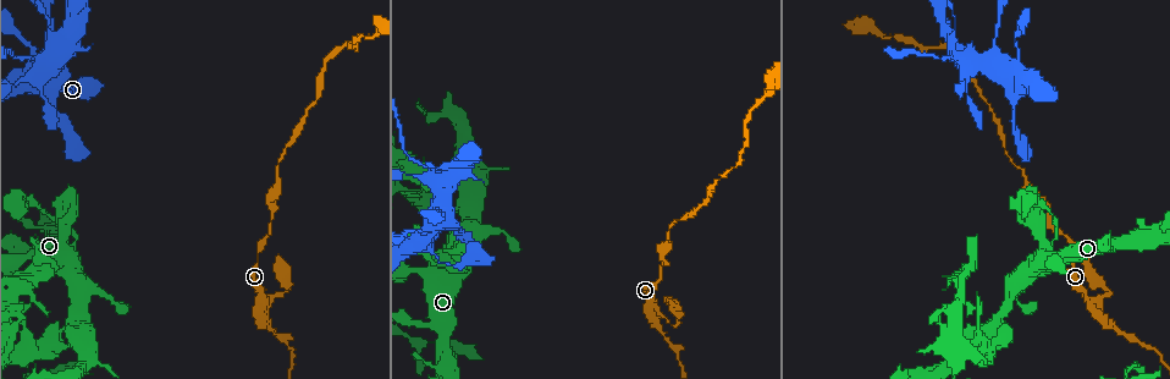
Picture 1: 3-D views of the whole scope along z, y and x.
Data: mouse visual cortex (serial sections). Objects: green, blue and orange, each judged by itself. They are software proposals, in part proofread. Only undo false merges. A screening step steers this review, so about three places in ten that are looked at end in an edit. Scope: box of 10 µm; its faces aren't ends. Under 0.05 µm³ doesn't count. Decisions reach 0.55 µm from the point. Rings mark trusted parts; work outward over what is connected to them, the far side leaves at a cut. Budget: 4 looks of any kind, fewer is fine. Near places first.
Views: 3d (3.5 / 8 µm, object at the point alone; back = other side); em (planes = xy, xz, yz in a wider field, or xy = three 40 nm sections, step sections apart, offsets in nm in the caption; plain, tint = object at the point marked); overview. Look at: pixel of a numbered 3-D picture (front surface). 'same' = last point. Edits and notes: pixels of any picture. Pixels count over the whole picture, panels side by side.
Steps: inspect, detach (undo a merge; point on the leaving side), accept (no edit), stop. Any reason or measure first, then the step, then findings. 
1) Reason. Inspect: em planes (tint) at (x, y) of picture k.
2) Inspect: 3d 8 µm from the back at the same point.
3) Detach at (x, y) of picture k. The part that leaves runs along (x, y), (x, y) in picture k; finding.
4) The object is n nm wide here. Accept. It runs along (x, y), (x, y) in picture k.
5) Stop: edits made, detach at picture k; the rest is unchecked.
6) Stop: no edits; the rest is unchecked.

Four-way junction. Inspect: 3d 3.5 µm at (62, 251) of picture 1.

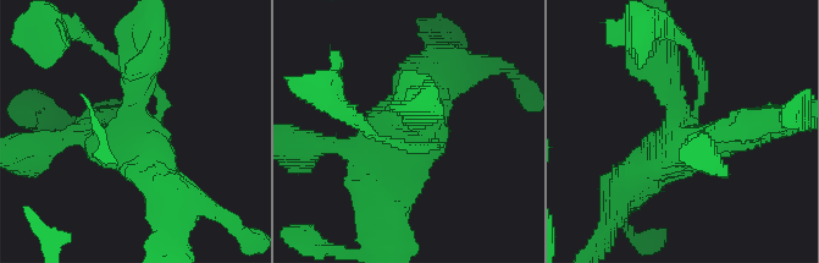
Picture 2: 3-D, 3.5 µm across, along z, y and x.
Inspect: em xy step 3 (tint) at (140, 124) of picture 2.

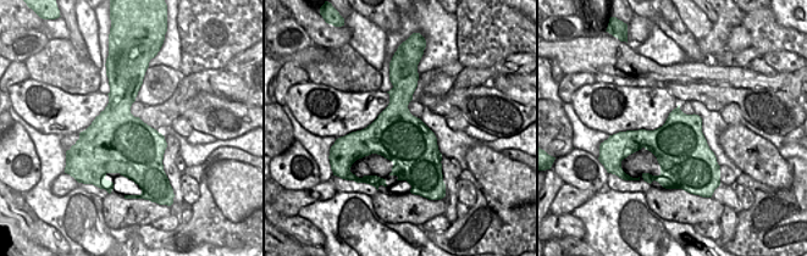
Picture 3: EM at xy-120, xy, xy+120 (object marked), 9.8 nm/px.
The object is 500 nm wide here. Accept. It runs along (751, 133), (667, 144), (623, 193) in picture 2; continuous, no second cell.

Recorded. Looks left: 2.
A fork. Inspect: 3d 3.5 µm at (468, 204) of picture 1.

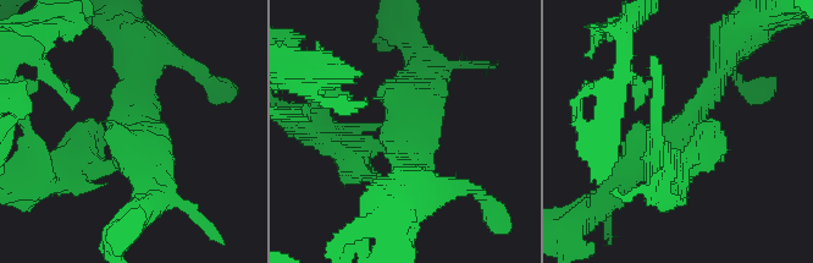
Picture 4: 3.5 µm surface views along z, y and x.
3 arms meet here; the arms are 250, 300, 400 nm wide. Inspect: em planes (tint) at (401, 131) of picture 4.

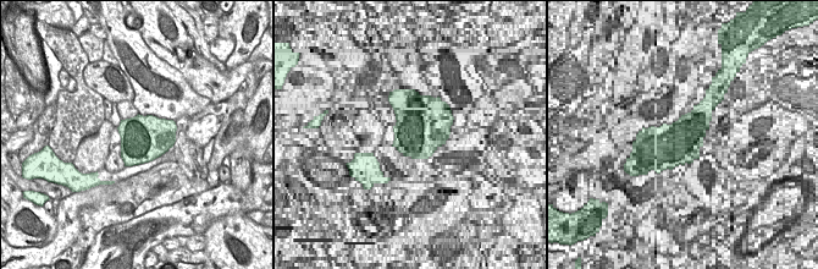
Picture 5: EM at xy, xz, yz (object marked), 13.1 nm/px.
The object is 600 nm wide here. Detach at (89, 122) of picture 4. The part that leaves runs along (105, 166), (76, 163), (27, 170) in picture 4; a second cell is stuck on.

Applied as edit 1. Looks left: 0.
Stop: edits made, detach at picture 4; the rest is unchecked.

